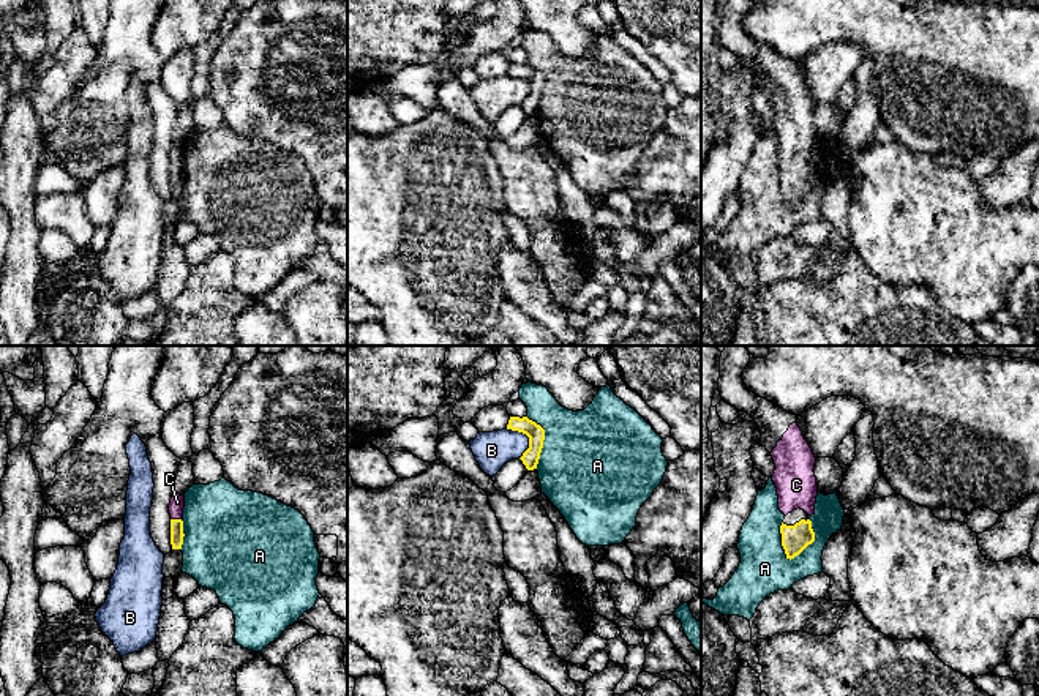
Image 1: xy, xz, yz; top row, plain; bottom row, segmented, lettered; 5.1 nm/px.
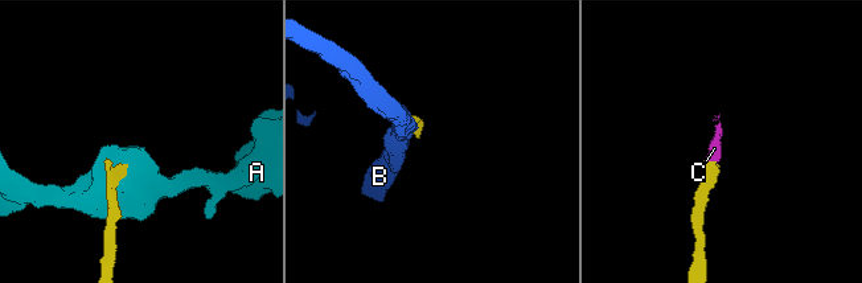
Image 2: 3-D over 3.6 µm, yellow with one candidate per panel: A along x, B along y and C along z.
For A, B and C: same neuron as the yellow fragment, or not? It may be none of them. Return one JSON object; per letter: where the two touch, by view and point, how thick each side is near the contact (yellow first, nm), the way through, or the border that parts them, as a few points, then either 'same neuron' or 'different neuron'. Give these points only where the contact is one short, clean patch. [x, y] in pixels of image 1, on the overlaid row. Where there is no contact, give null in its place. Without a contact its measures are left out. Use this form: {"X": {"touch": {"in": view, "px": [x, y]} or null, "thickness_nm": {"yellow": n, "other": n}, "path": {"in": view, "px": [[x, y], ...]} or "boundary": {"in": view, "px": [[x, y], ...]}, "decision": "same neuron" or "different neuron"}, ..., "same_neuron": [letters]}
{"A": {"touch": {"in": "xz", "px": [543, 439]}, "thickness_nm": {"yellow": 90, "other": 480}, "boundary": {"in": "xz", "px": [[526, 415], [543, 430], [543, 447], [537, 467]]}, "decision": "different neuron"}, "B": {"touch": {"in": "xz", "px": [528, 436]}, "thickness_nm": {"yellow": 90, "other": 190}, "decision": "different neuron"}, "C": {"touch": {"in": "xy", "px": [176, 520]}, "thickness_nm": {"yellow": 70, "other": 80}, "path": {"in": "xy", "px": [[177, 534], [176, 520], [177, 502]]}, "decision": "same neuron"}, "same_neuron": ["C"]}

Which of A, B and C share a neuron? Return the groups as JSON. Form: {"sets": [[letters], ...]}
{"sets": [["A"], ["B"], ["C"]]}

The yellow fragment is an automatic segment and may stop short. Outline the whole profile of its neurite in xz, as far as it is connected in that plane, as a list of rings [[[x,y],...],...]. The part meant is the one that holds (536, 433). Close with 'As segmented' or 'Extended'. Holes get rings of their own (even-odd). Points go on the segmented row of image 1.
[[[510,417],[507,429],[523,432],[529,437],[529,448],[520,458],[527,470],[537,469],[545,440],[545,429],[527,417]]]. As segmented

